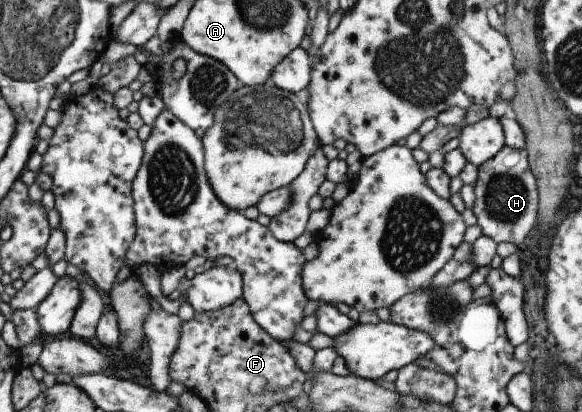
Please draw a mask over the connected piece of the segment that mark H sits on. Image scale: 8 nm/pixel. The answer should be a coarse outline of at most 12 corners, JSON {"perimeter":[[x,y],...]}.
{"perimeter":[[506,146],[477,168],[470,210],[495,245],[535,225],[525,150]]}

